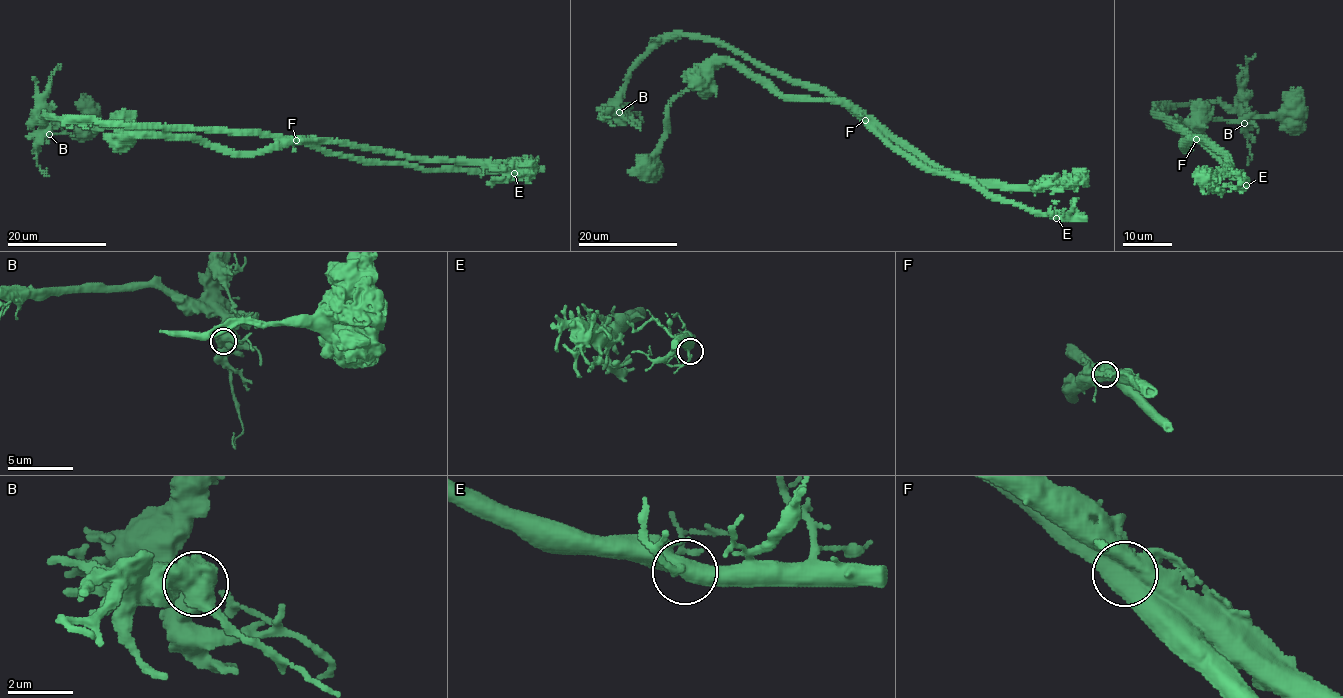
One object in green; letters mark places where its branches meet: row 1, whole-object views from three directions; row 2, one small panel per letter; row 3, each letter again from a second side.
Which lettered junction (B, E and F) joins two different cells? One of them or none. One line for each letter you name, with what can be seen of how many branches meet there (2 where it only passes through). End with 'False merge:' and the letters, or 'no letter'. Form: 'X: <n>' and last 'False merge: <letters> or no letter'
F: 3
False merge: F

